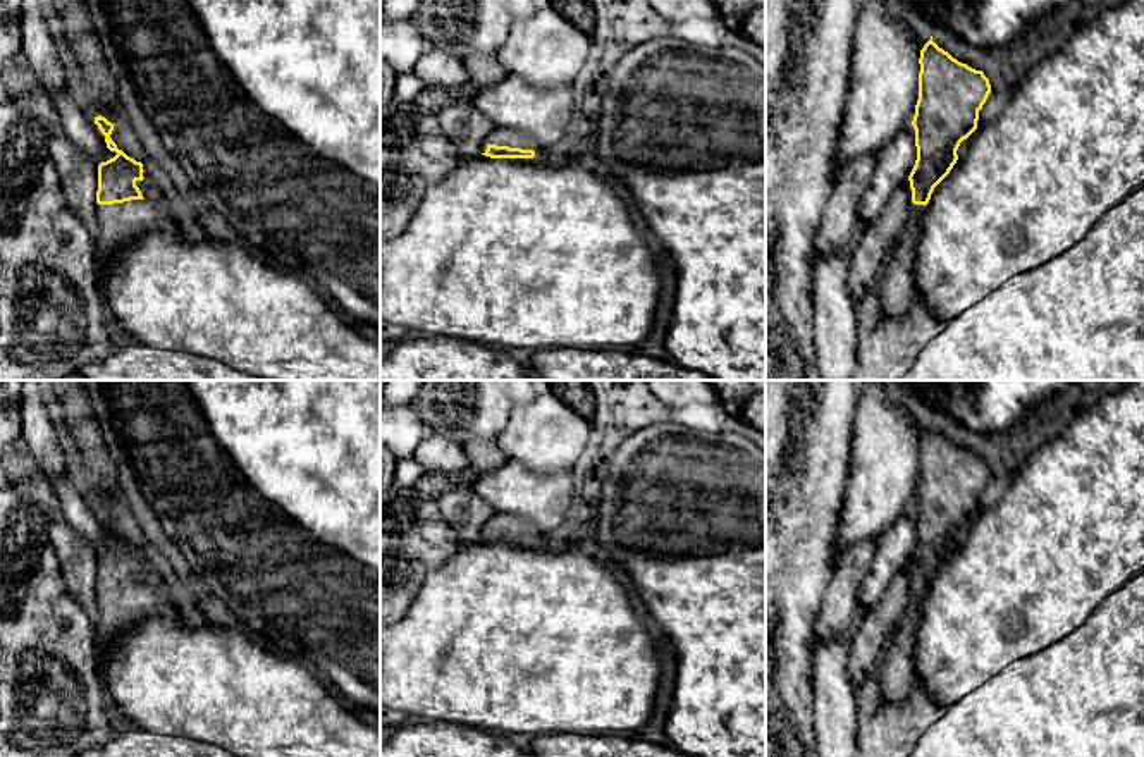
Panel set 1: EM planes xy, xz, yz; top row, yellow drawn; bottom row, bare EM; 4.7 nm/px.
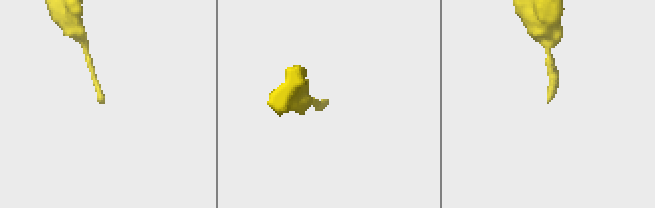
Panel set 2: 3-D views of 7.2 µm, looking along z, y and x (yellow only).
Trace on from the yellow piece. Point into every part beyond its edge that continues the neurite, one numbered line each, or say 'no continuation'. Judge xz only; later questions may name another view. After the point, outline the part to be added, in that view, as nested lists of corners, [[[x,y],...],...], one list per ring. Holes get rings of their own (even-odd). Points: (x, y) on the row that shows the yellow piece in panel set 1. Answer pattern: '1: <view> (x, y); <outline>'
1: xz (501, 136); [[[495,127],[487,139],[480,146],[480,153],[485,153],[489,145],[497,145],[497,146],[509,146],[509,148],[521,148],[521,150],[533,150],[535,155],[542,151],[538,143],[532,139],[530,136],[506,129],[506,127]]]

